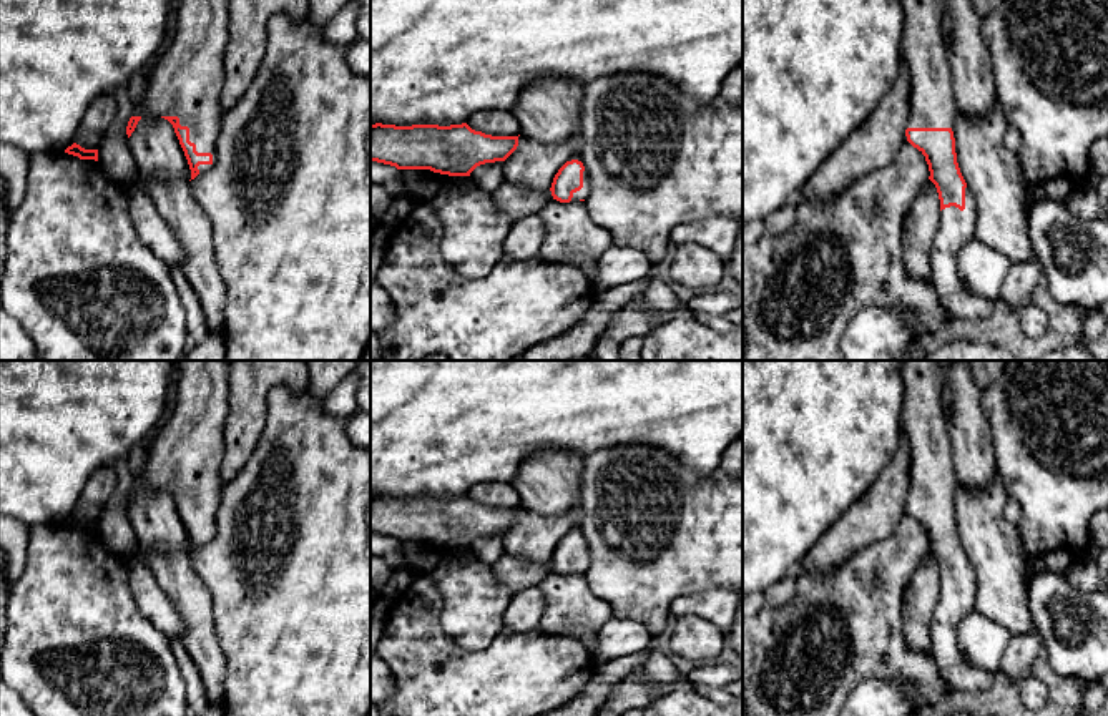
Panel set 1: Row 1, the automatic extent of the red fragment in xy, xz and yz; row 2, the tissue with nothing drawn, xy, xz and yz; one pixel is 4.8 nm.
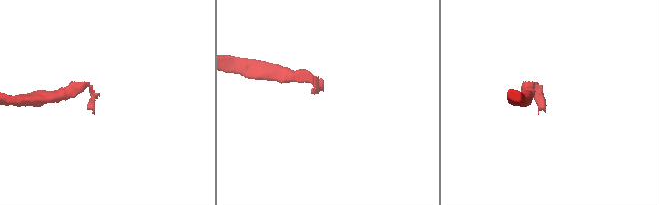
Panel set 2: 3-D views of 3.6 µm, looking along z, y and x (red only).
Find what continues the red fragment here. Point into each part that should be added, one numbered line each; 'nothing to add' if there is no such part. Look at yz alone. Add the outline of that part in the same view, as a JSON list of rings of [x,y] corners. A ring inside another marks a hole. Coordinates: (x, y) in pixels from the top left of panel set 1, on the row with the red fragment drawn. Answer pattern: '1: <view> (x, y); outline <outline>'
1: yz (956, 228); outline [[[965,188],[965,209],[955,206],[940,211],[939,229],[932,239],[930,266],[934,292],[944,309],[955,321],[980,322],[990,317],[998,301],[987,301],[970,292],[958,274],[958,251],[975,238],[977,206],[973,196]]]

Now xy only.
1: xy (186, 80); outline [[[178,0],[176,30],[168,50],[156,60],[145,96],[135,105],[133,116],[178,116],[181,126],[189,128],[189,141],[198,153],[211,153],[211,164],[199,164],[199,174],[211,169],[216,161],[216,138],[219,133],[223,108],[221,90],[224,85],[224,50],[228,45],[228,0]]]

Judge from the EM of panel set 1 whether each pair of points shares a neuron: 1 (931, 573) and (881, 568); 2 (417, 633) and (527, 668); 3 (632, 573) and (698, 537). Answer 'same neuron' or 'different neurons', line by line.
1: different neurons
2: same neuron
3: same neuron

